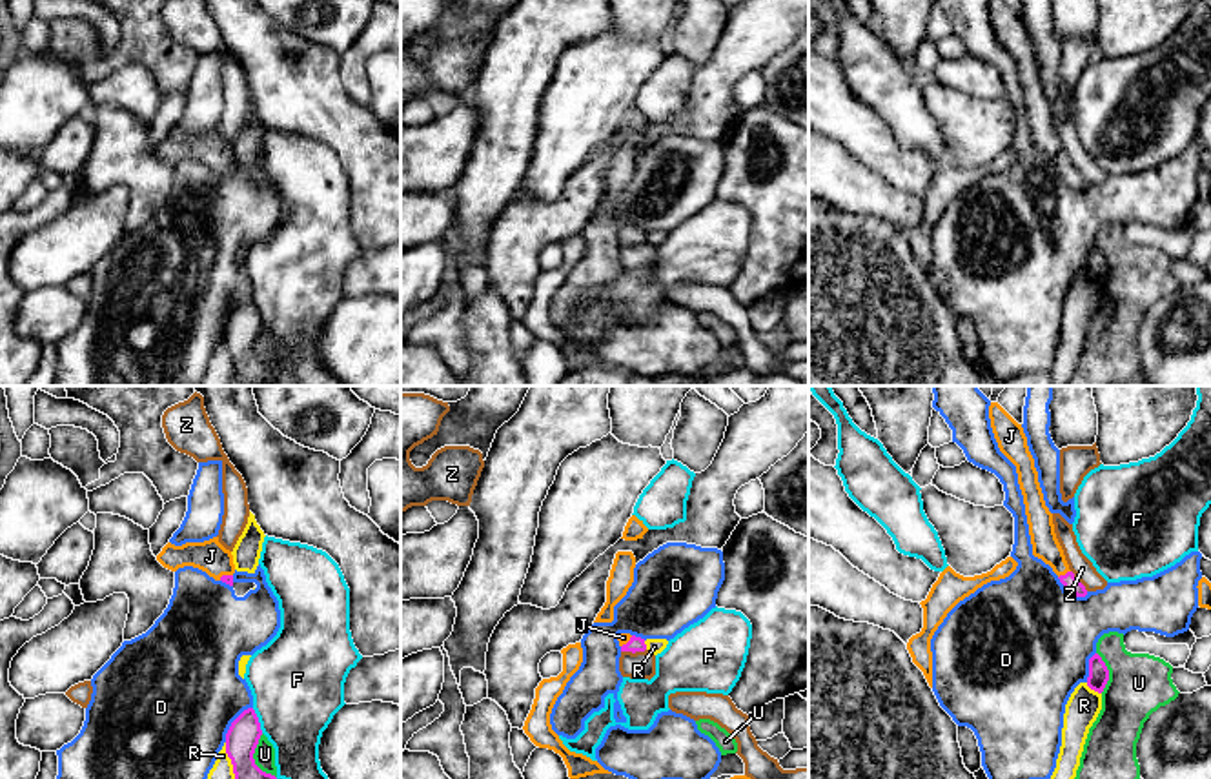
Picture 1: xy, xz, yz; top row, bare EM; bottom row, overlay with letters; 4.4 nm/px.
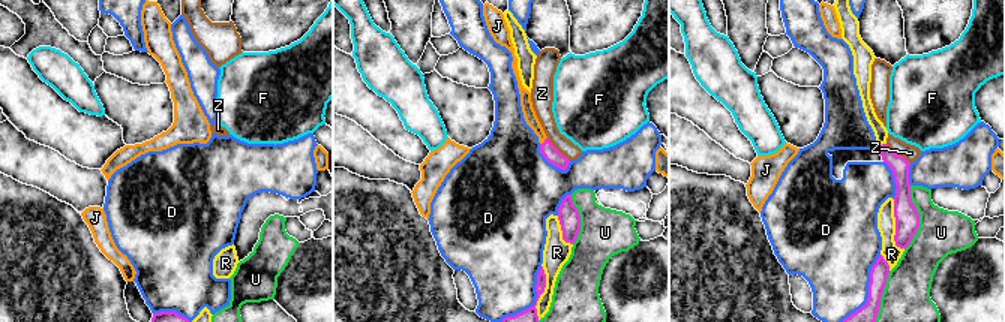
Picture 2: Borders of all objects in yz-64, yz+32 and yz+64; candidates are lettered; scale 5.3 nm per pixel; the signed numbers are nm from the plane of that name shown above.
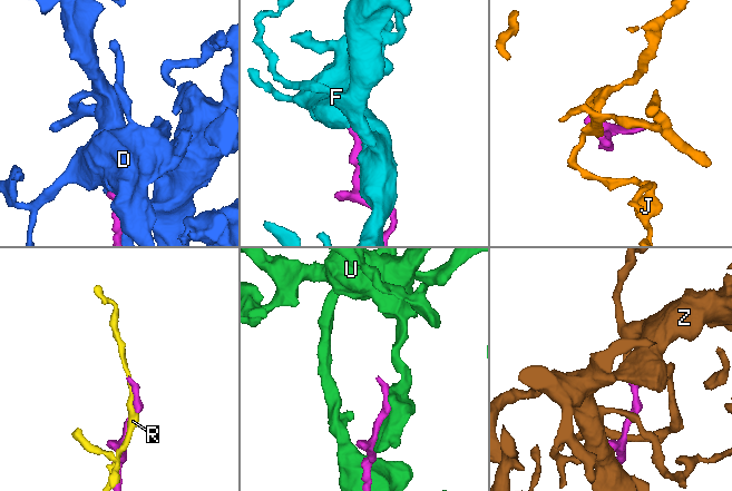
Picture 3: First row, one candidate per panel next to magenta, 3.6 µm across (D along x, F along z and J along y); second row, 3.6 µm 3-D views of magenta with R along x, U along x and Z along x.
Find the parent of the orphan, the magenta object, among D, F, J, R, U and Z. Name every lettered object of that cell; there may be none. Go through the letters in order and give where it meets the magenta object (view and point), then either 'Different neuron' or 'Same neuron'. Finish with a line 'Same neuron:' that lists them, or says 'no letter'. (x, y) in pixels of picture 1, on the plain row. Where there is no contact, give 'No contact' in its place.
D: Touches magenta at xy (232, 315). Different neuron
F: Touches magenta at xy (257, 313). Different neuron
J: Touches magenta at yz (1066, 166). Same neuron
R: Touches magenta at xy (232, 355). Different neuron
U: Touches magenta at xy (254, 352). Different neuron
Z: Touches magenta at xz (632, 244). Different neuron
Same neuron: J

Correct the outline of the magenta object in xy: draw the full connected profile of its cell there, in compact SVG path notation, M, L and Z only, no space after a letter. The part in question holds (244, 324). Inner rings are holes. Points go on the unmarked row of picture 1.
M253 300L244 302L226 326L226 346L231 351L235 373L244 386L271 386L275 368L262 364L253 351L262 328L259 309Z

